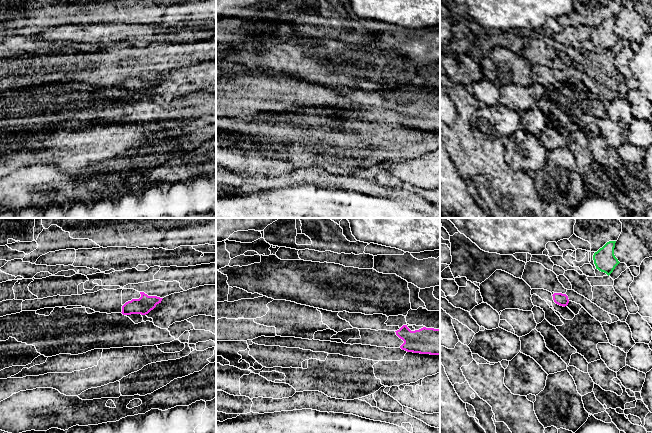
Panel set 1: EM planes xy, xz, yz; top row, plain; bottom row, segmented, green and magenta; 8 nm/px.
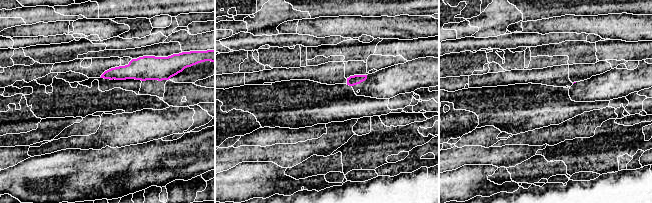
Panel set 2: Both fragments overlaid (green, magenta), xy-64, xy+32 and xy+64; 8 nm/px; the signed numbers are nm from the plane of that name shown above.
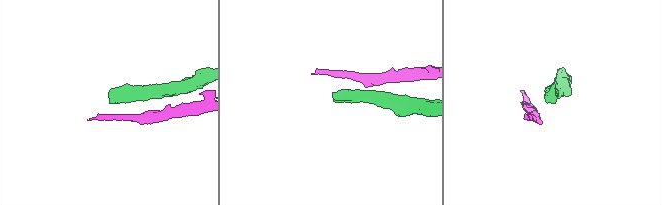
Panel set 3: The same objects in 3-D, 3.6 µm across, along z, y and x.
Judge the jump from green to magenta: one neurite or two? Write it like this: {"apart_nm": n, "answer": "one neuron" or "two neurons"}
{"apart_nm": 320, "answer": "two neurons"}

